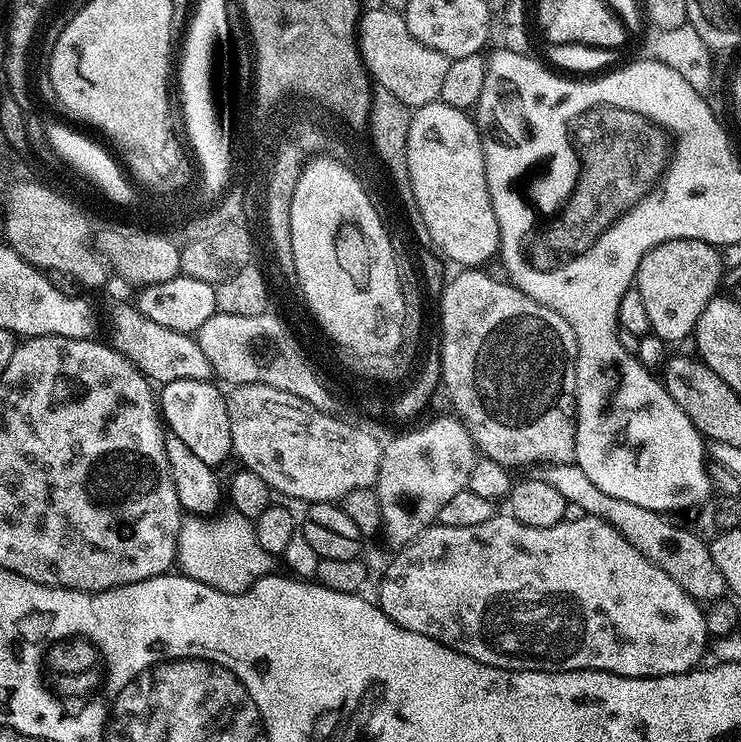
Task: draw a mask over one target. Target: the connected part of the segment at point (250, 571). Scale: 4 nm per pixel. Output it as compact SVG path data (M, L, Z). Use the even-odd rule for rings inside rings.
M236 516L231 519L220 520L217 524L210 524L212 522L206 518L185 519L180 526L180 538L178 550L176 551L176 559L178 561L179 571L183 575L194 578L214 590L222 590L226 594L234 594L237 596L240 592L252 588L256 580L262 579L269 569L271 569L268 567L274 564L274 560L273 557L262 550L262 546L258 546L256 525L253 521L247 520L245 516Z

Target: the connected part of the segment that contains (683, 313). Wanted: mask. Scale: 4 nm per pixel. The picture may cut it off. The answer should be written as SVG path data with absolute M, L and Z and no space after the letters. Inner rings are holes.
M678 238L655 244L642 258L634 281L650 317L650 332L665 342L689 339L702 310L717 295L725 271L719 251L704 240Z

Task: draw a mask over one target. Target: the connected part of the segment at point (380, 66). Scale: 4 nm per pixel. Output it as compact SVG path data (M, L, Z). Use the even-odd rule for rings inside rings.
M377 6L363 13L358 25L360 54L368 67L368 75L379 87L390 90L398 102L407 108L417 109L440 99L442 82L446 79L449 59L438 50L430 50L410 34L403 15L389 8Z

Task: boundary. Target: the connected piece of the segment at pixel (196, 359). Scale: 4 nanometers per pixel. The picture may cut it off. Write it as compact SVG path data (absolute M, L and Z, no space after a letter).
M131 303L124 304L112 312L114 332L111 347L122 353L135 368L152 381L163 386L175 380L212 380L214 373L199 339L195 335L178 330L166 330L158 322L150 322Z

